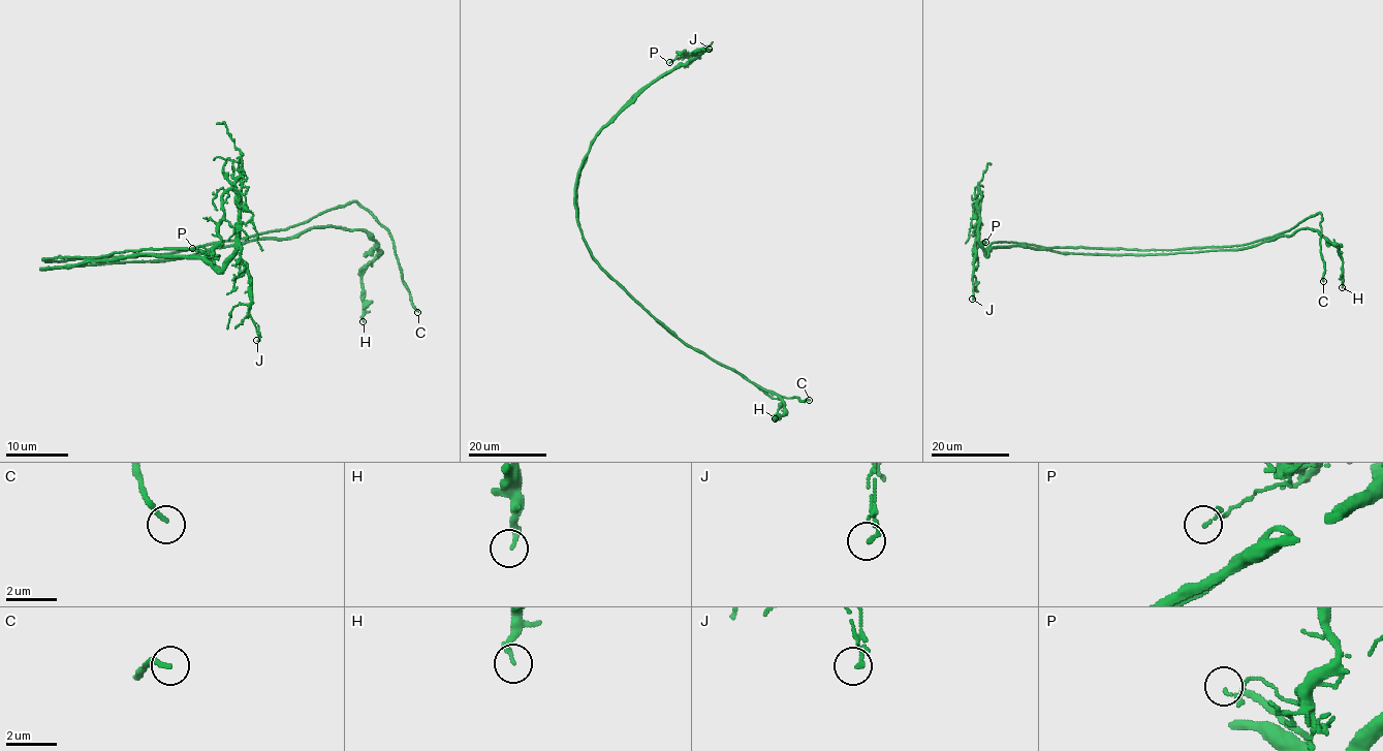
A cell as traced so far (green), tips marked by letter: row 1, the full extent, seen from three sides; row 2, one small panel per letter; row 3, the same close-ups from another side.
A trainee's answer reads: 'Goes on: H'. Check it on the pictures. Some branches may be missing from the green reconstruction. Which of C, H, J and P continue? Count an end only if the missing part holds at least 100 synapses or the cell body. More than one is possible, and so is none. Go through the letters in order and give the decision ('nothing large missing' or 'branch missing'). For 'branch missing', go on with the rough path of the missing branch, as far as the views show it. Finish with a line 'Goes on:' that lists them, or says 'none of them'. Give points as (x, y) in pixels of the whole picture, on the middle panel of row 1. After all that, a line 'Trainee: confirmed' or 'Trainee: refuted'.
C: branch missing | (809, 400), (814, 404), (796, 438), (807, 448), (806, 454)
H: nothing large missing
J: nothing large missing
P: nothing large missing
Goes on: C
Trainee: refuted

